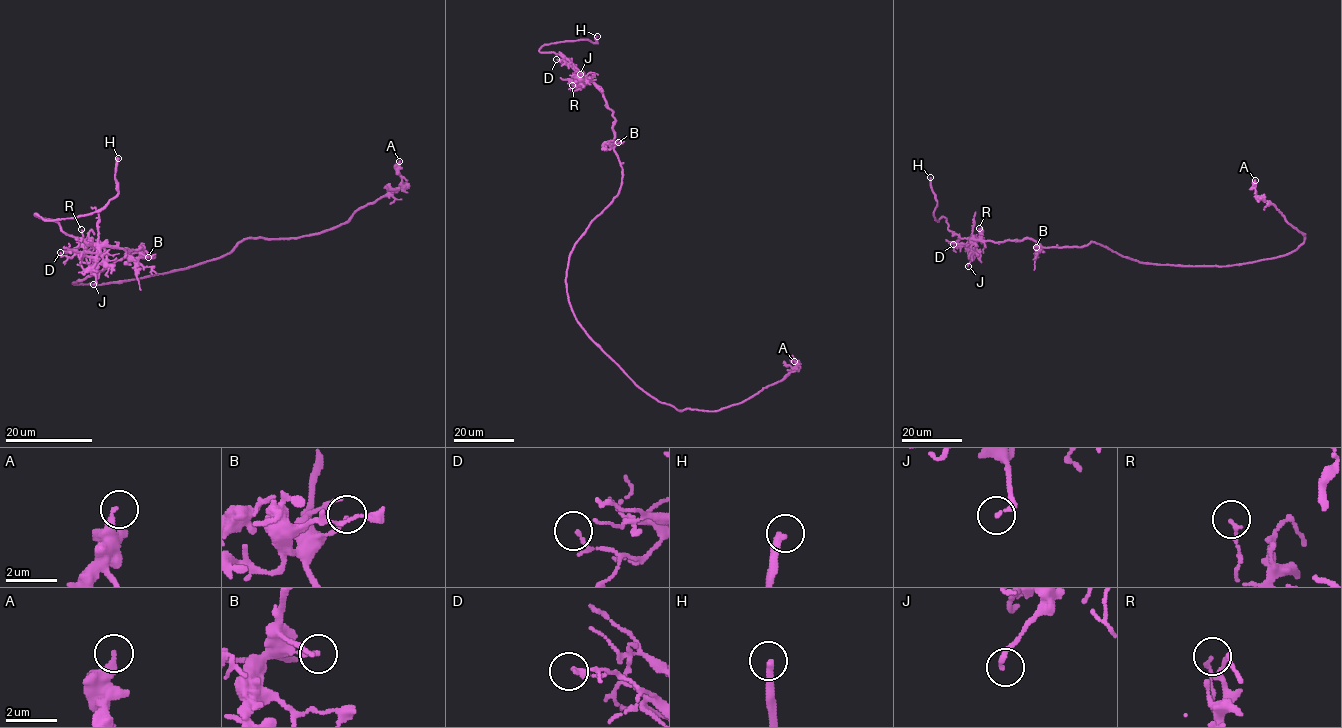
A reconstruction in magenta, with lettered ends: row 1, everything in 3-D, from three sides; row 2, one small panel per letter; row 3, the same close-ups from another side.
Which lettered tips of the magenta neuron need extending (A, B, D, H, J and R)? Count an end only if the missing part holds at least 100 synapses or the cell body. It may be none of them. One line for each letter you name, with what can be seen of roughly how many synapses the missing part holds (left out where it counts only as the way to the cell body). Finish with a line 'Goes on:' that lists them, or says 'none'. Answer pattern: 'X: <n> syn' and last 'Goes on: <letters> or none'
Goes on: H

